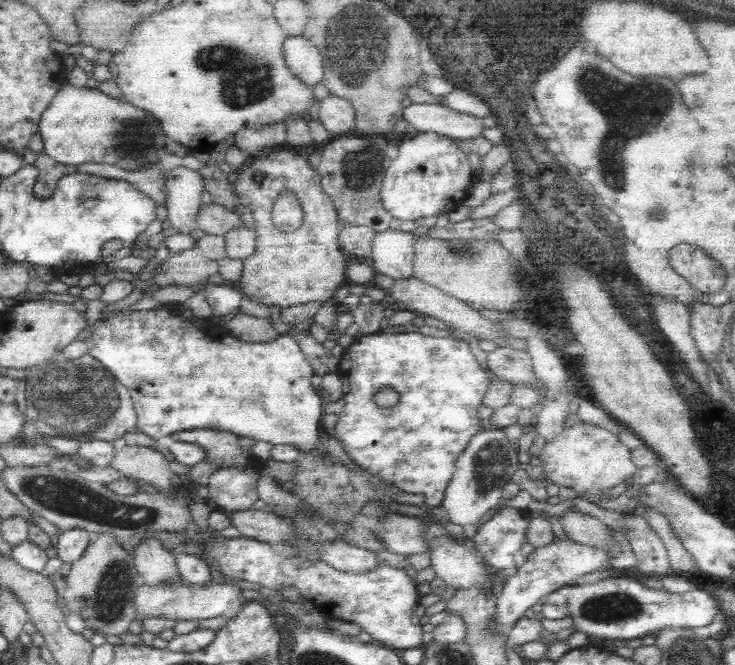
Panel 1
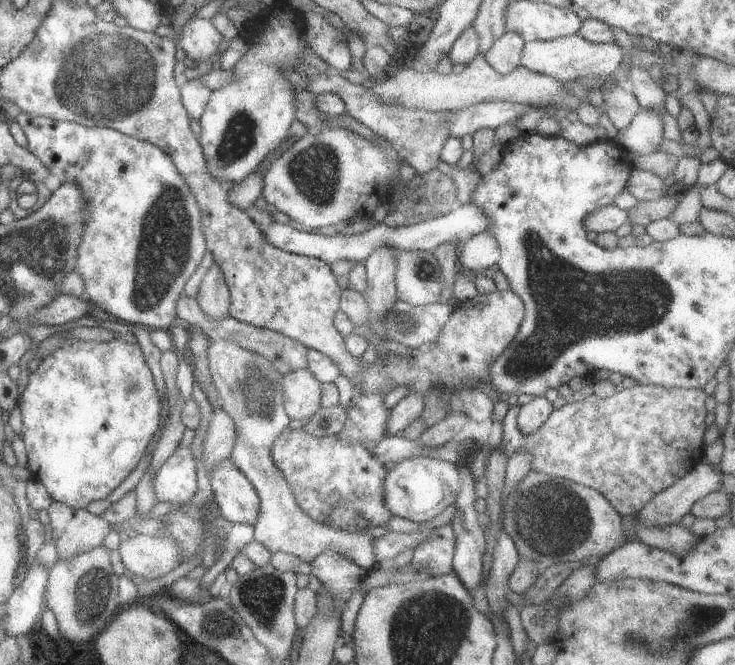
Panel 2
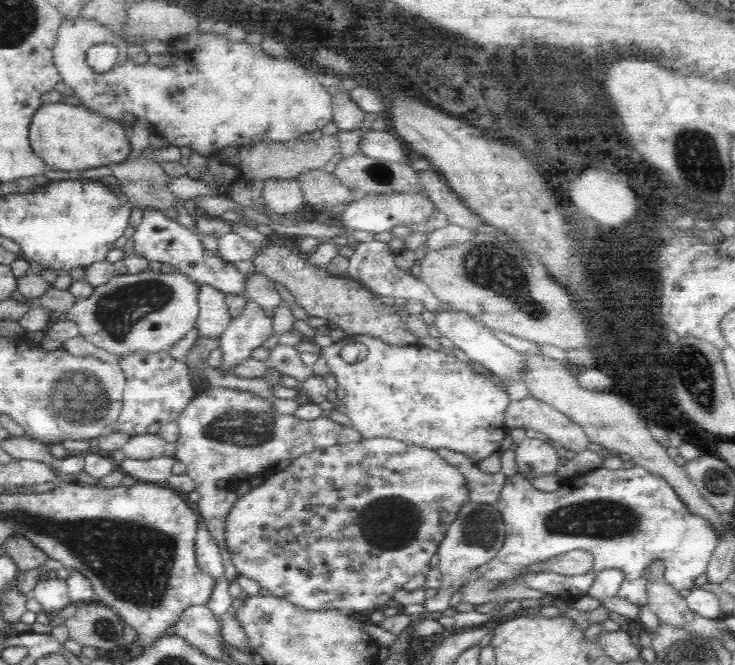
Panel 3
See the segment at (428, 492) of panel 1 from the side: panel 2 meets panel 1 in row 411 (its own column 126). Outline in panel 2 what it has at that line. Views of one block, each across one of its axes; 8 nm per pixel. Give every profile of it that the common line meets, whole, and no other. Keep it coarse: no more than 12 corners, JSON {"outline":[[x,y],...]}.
{"outline":[[76,341],[18,398],[31,478],[85,509],[163,423],[138,344]]}

